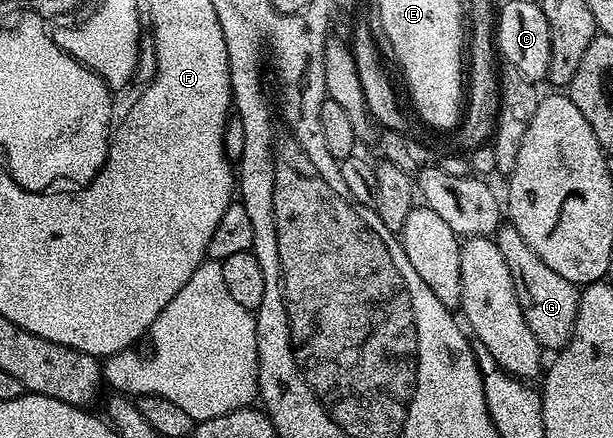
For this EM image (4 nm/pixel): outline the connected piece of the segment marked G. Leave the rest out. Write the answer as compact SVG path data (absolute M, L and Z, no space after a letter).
M511 225L496 228L494 238L498 249L502 249L502 257L506 257L506 265L510 265L510 277L514 281L514 293L518 297L518 305L522 309L522 317L526 317L526 325L530 325L530 333L539 341L541 348L555 353L565 347L572 338L572 330L576 324L576 314L580 304L580 291L577 284L566 281L538 253L526 245L522 233Z

